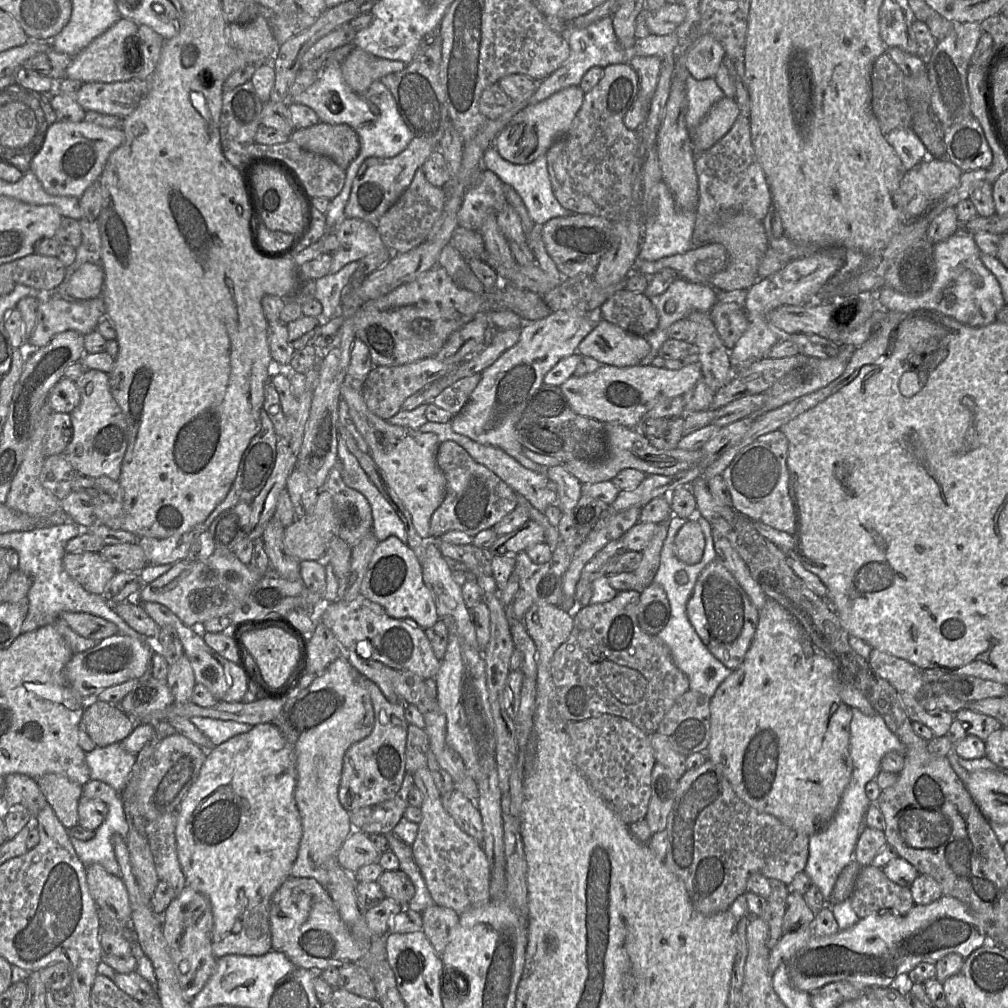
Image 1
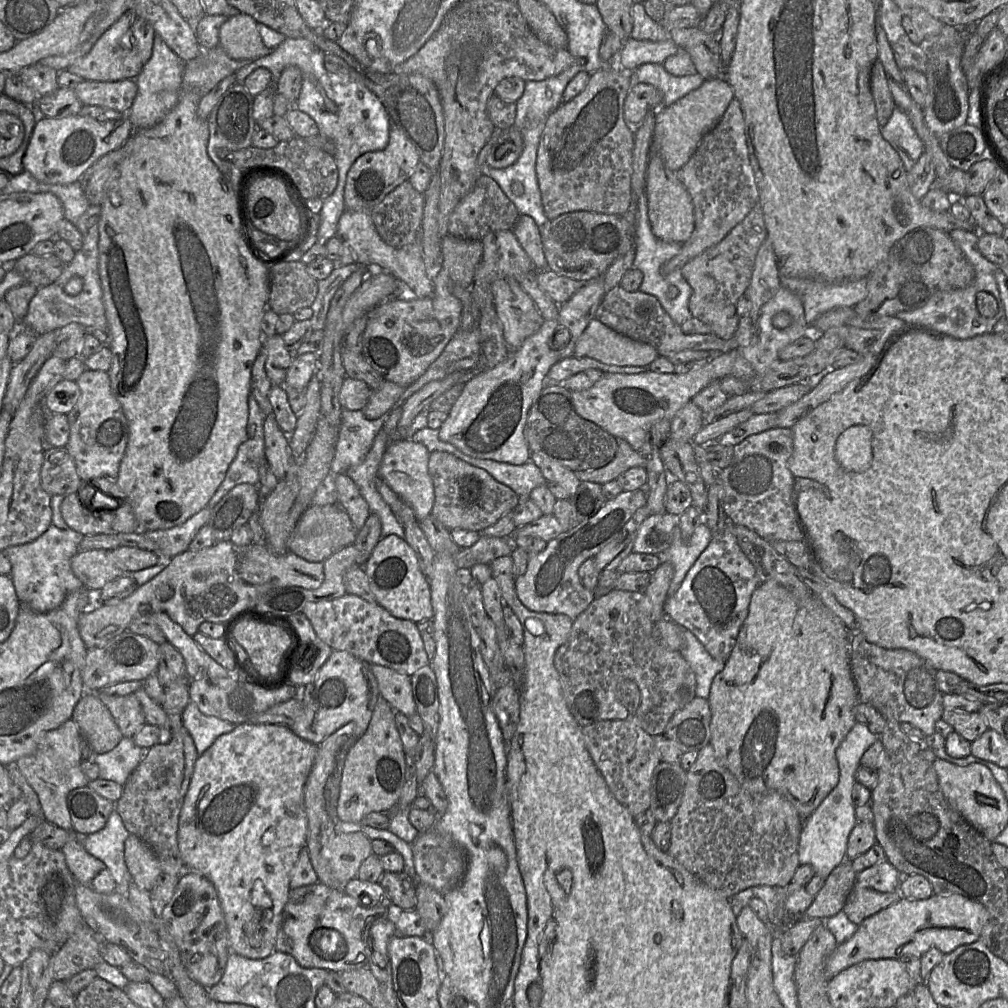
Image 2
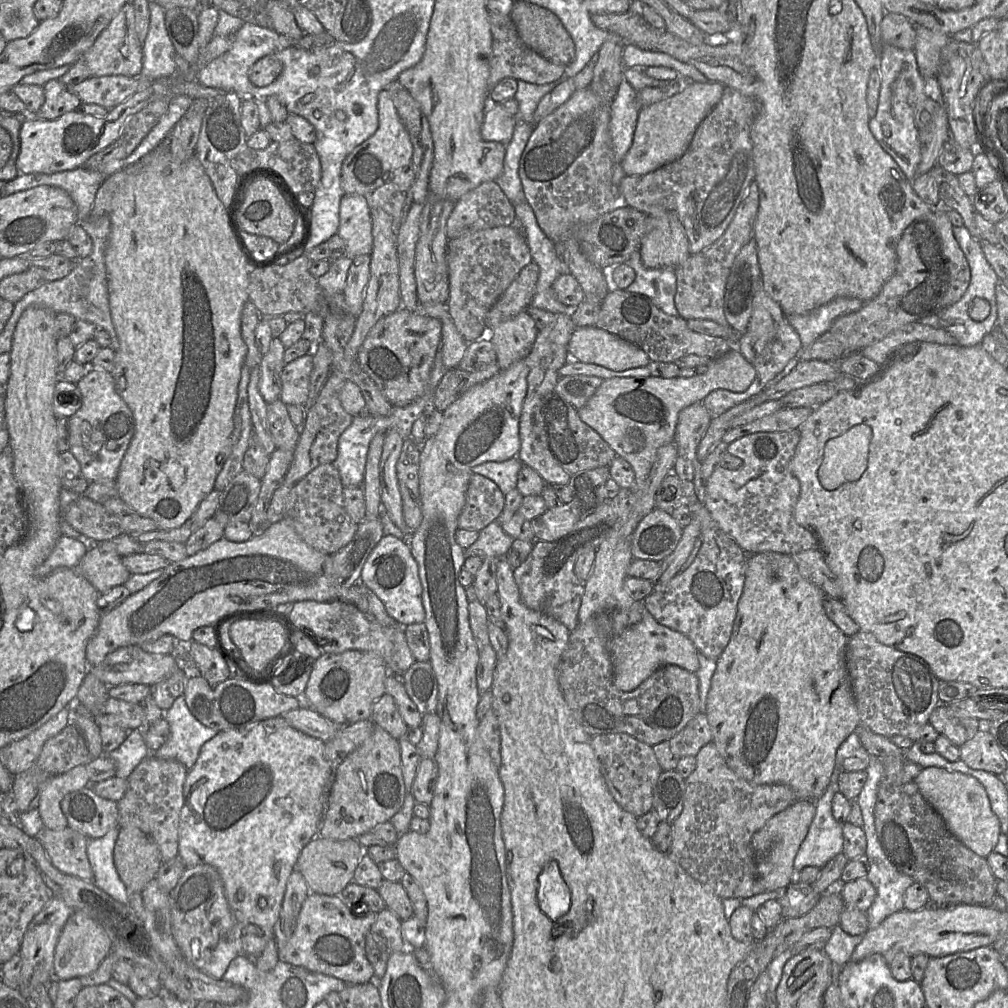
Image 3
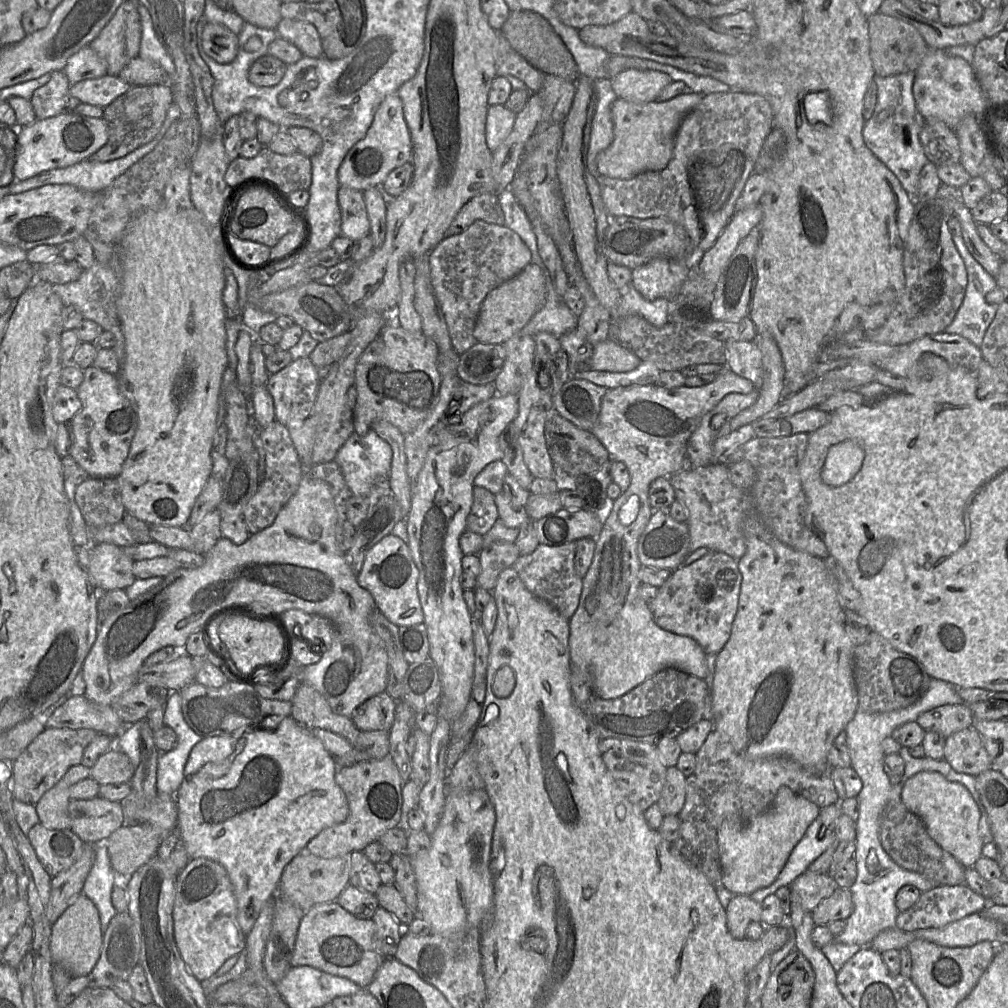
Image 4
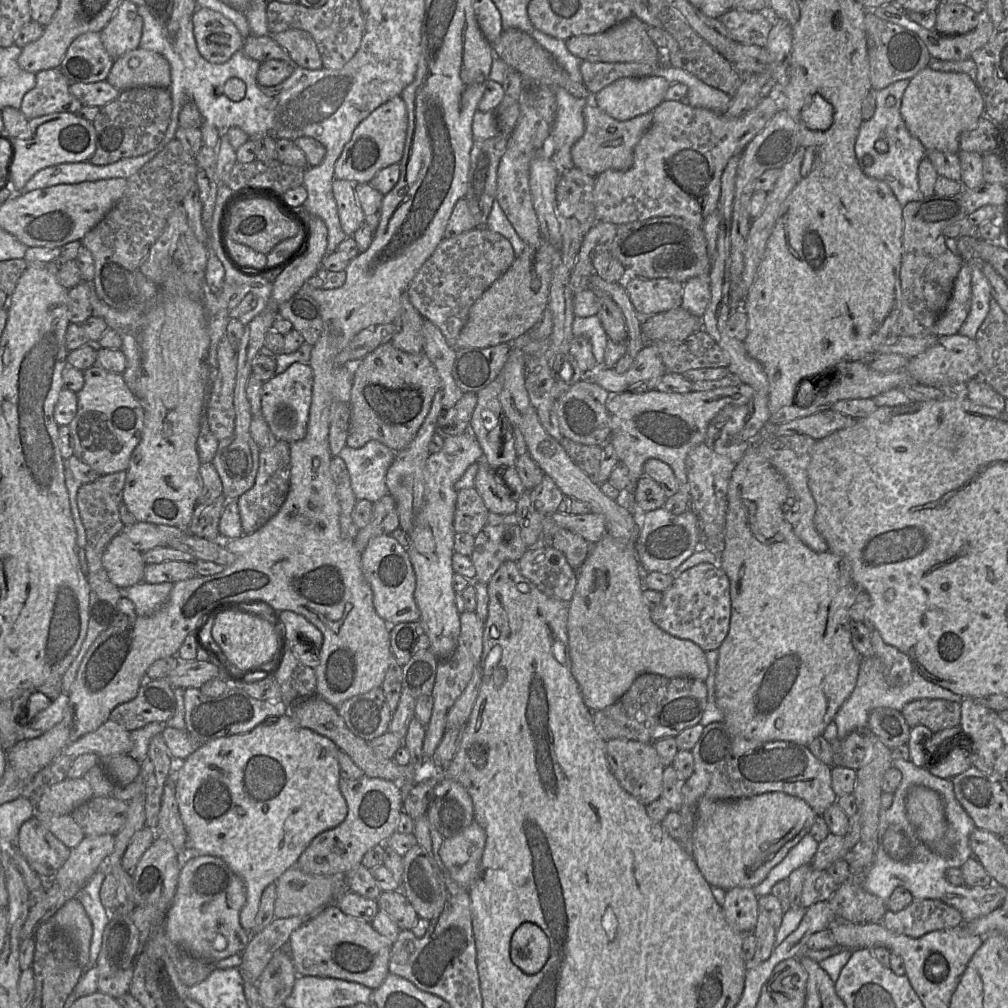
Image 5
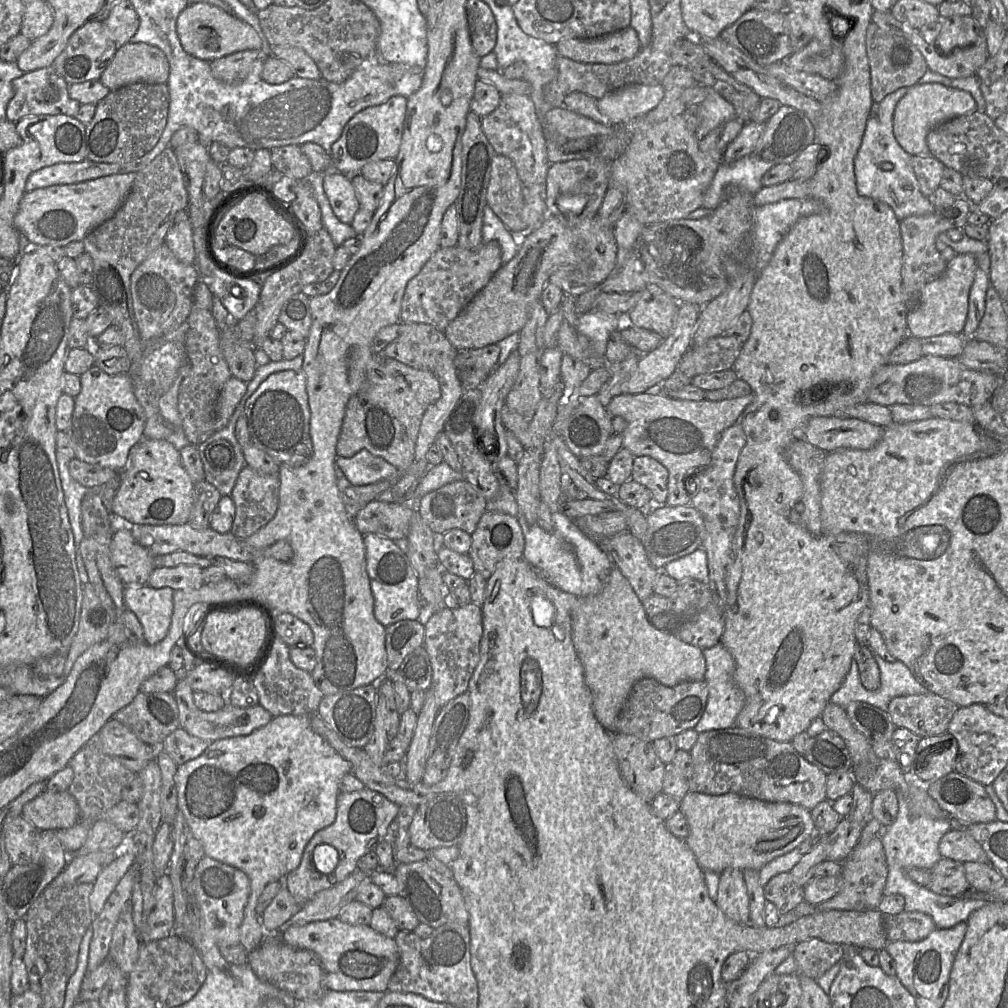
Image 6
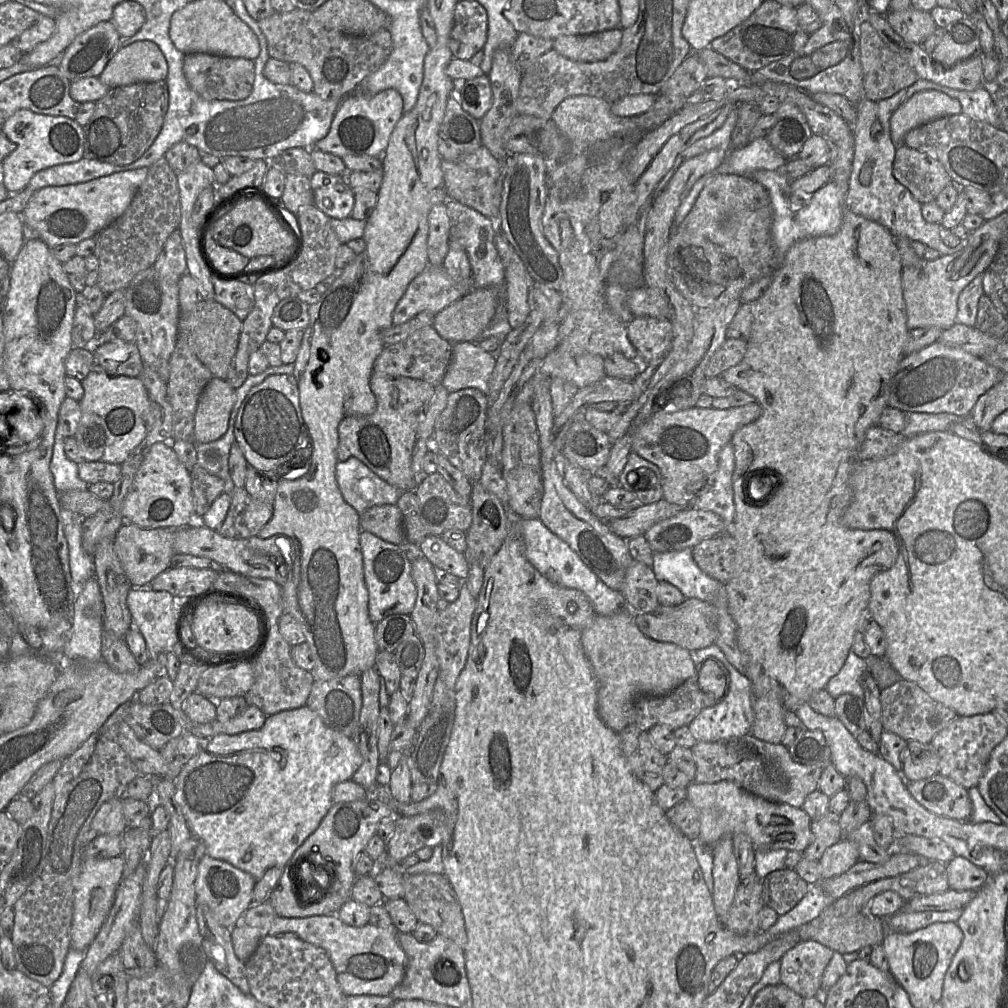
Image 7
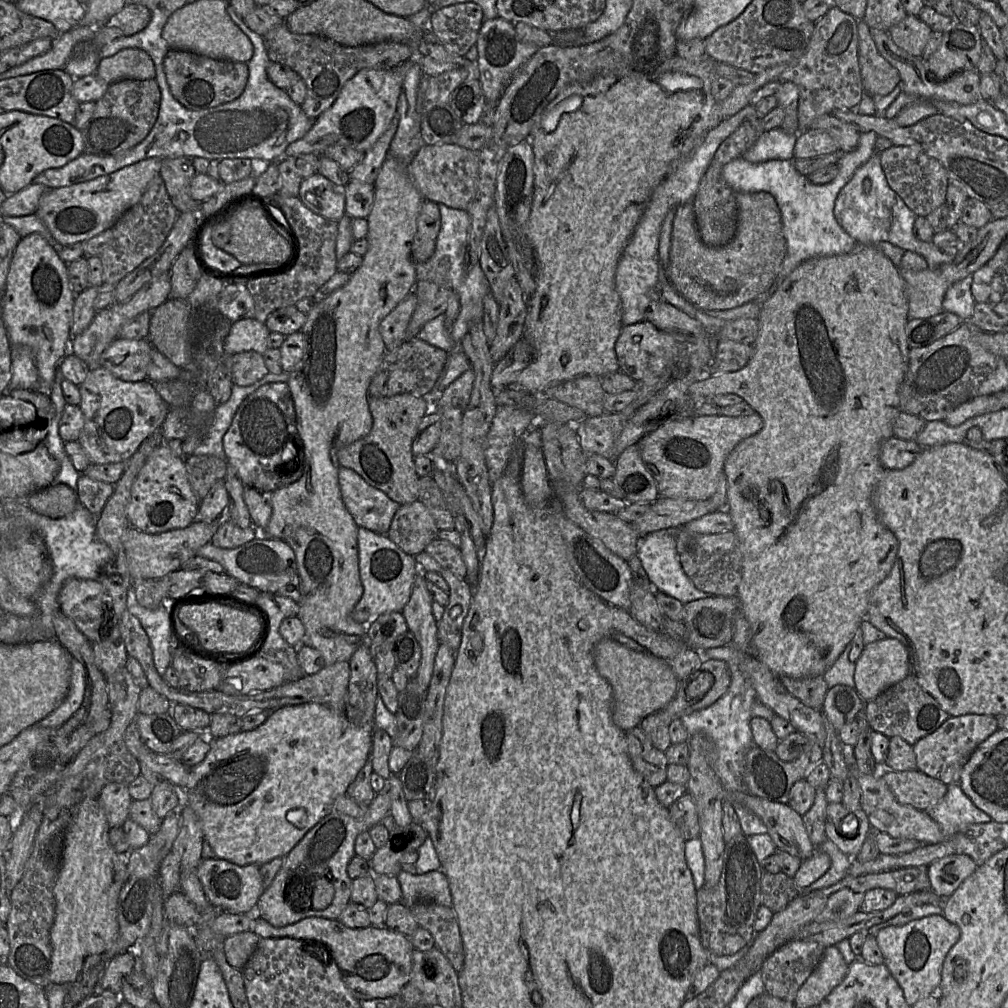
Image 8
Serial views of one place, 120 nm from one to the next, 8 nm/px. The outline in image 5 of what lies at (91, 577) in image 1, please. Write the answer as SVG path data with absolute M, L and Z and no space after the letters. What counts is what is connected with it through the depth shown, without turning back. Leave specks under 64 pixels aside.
M122 532L107 545L102 565L112 583L122 591L144 581L143 552Z

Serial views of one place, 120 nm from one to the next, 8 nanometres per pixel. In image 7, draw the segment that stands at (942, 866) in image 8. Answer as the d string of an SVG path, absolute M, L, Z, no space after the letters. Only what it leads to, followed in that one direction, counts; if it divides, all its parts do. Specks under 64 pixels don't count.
M961 856L946 863L946 871L949 888L955 891L978 890L990 878L985 870Z

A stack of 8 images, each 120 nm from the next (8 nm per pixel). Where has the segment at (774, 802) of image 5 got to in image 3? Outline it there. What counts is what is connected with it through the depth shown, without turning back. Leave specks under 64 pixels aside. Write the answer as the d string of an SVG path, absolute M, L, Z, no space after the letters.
M797 800L785 810L774 815L751 839L757 857L757 875L765 892L788 887L795 880L794 858L805 839L815 815L815 802Z

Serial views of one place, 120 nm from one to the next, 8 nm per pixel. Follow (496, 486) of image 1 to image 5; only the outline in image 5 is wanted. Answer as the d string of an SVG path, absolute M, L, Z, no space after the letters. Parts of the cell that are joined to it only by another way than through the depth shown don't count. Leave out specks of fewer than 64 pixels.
M474 487L462 488L457 493L454 530L475 537L488 524L489 513L483 498Z

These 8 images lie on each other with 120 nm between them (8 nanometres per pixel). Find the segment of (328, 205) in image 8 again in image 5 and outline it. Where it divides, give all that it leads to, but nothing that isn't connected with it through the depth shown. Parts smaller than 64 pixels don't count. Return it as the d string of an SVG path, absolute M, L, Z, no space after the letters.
M335 178L333 181L333 194L342 229L347 236L353 236L356 230L365 222L365 214L358 202L355 184L348 180Z

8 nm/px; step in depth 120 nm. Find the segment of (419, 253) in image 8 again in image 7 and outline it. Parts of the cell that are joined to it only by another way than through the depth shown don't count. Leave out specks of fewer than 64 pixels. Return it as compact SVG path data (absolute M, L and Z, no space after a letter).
M445 204L434 205L428 214L428 262L432 266L441 266L448 254L451 223Z

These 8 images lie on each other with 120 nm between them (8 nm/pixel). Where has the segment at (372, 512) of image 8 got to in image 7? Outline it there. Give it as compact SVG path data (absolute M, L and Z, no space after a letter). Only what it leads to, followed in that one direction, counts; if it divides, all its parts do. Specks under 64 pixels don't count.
M355 457L337 462L336 481L344 500L359 514L375 505L396 504L402 494Z

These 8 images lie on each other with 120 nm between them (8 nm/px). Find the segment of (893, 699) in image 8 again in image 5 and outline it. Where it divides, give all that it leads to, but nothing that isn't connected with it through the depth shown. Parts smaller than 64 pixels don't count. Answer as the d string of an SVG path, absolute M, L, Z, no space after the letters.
M918 699L907 703L901 714L911 728L920 725L936 733L959 726L961 706L958 702L945 699Z

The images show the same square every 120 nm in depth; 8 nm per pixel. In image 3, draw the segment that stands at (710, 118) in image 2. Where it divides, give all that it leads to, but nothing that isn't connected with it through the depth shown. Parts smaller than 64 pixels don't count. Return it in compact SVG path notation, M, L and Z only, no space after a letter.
M714 81L687 82L679 93L642 107L638 112L632 145L619 163L625 176L648 174L680 159L687 151L699 124L720 101L724 88L723 84Z

